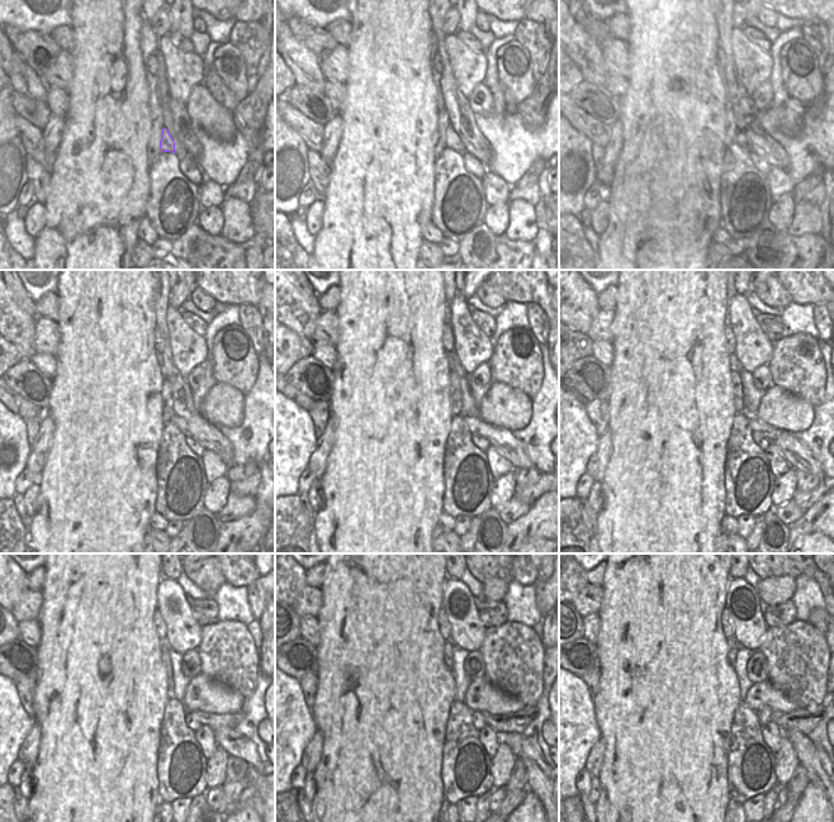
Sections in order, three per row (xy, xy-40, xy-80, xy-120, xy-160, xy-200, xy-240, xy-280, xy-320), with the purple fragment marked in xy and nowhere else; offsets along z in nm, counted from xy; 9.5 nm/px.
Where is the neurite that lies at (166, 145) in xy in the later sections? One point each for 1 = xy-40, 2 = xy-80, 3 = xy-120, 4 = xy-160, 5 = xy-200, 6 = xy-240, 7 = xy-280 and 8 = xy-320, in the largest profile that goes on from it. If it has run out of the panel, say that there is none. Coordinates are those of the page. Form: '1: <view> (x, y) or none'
1: xy-40 (453, 139)
2: xy-80 (739, 138)
3: xy-120 (180, 423)
4: xy-160 (472, 428)
5: xy-200 (771, 433)
6: xy-240 (213, 721)
7: xy-280 (517, 722)
8: xy-320 (802, 721)

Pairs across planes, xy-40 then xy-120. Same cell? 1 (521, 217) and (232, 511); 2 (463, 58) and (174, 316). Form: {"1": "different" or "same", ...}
{"1": "same", "2": "same"}

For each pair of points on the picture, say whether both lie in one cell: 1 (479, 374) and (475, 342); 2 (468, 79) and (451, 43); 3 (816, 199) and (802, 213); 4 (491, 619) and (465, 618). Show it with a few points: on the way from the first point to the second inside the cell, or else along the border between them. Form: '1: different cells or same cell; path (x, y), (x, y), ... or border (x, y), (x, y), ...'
1: different cells; border (487, 362), (482, 362), (468, 375)
2: same cell; path (468, 70), (458, 52)
3: different cells; border (796, 203), (813, 205), (819, 209)
4: different cells; border (473, 598), (477, 616), (486, 628)

